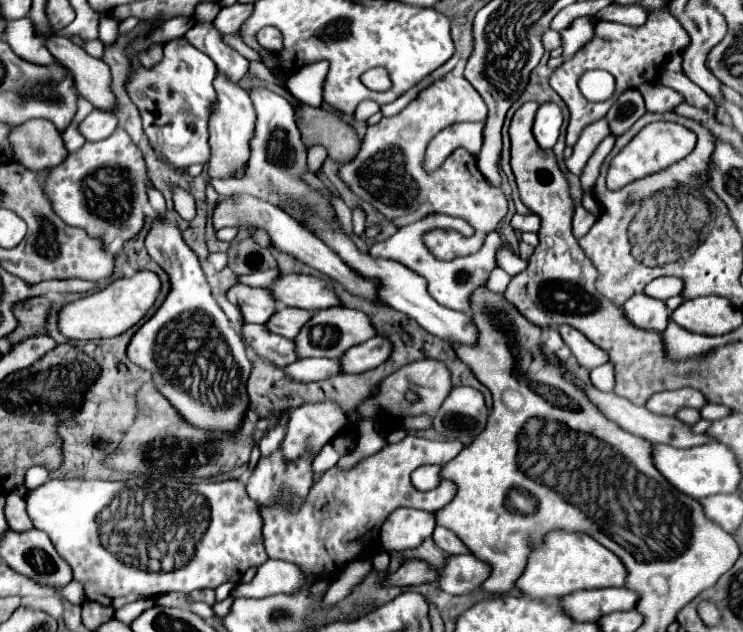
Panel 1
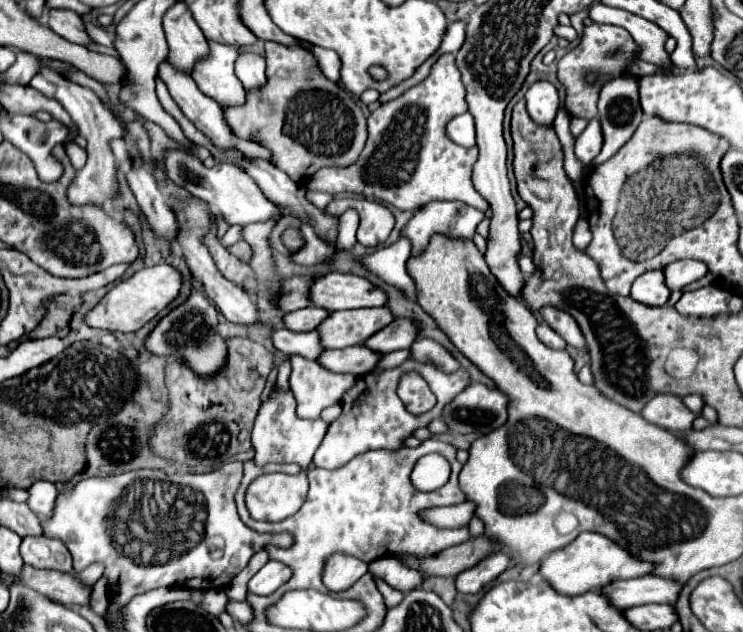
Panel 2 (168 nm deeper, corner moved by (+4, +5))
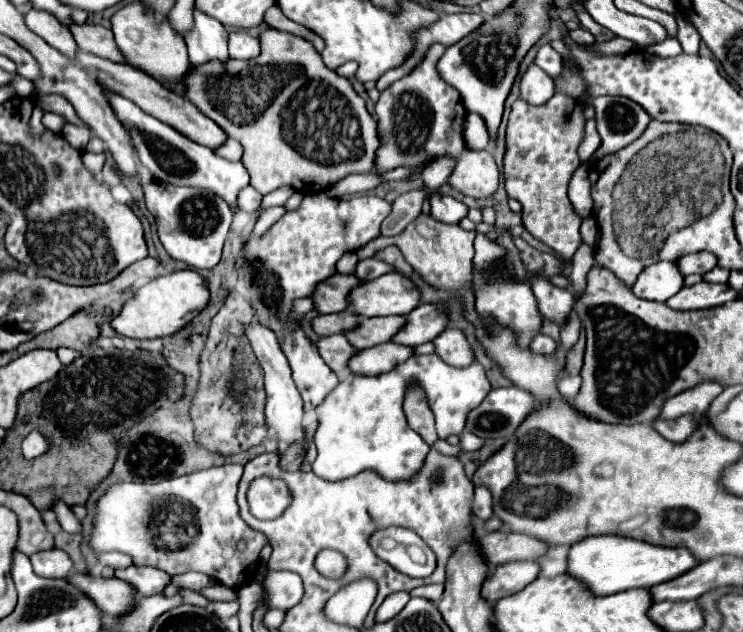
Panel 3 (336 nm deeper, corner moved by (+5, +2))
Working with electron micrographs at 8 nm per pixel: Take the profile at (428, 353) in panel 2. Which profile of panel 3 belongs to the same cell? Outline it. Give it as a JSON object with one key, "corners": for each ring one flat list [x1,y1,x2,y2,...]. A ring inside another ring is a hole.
{"corners":[[445,328,435,340,435,354,447,362,453,368,465,368,473,364,473,352,471,346,467,342,467,338,463,336,461,330,457,328]]}

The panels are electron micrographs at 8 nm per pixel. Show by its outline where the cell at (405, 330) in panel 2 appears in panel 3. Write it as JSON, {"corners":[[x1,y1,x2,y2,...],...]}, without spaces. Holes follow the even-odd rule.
{"corners":[[421,304,407,314,407,324,391,338,395,344,403,346,419,346,431,342,447,324,447,316,443,308]]}

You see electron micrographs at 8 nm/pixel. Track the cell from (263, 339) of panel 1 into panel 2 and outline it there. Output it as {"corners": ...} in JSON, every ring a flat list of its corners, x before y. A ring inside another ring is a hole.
{"corners":[[280,329,272,333,272,343,280,353,288,357,302,355,306,359,318,359,320,353,324,353,324,347,320,345,320,333,316,331,296,333,290,329]]}

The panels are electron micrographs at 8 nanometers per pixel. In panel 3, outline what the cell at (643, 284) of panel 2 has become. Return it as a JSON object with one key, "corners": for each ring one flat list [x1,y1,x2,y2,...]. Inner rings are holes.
{"corners":[[657,262,639,274,633,286,633,294,643,300,667,302,681,288,683,288,683,276,679,276,679,270,675,268,675,264]]}

